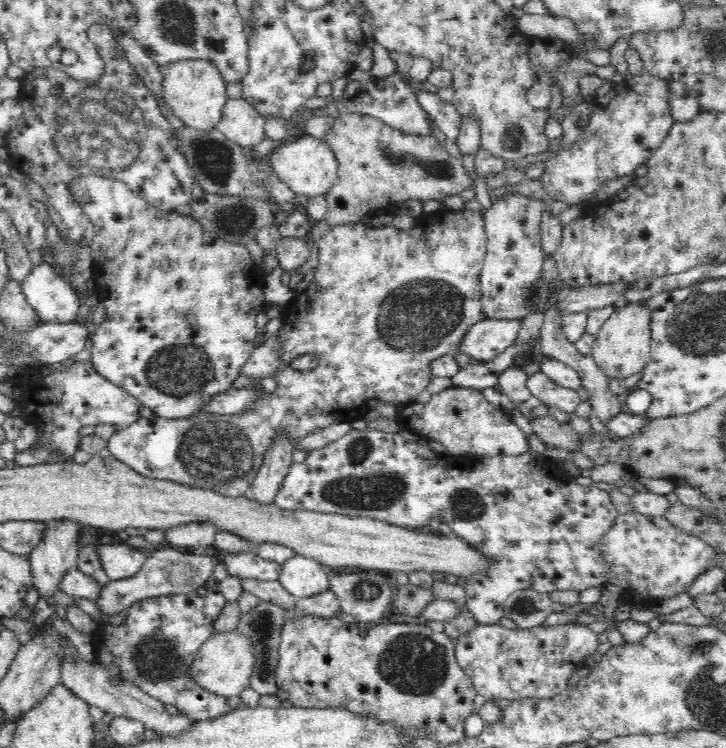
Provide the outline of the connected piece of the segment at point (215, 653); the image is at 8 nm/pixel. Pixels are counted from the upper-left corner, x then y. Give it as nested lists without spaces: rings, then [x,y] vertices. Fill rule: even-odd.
[[[236,631],[215,632],[193,655],[184,677],[188,677],[192,684],[198,685],[205,692],[212,693],[212,696],[226,699],[238,696],[249,687],[252,664],[254,664],[254,655],[250,653],[246,637]]]

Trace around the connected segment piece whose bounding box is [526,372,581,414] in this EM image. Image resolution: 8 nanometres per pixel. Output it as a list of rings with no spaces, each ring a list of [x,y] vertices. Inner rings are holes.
[[[542,372],[527,375],[526,385],[528,390],[549,407],[555,406],[562,412],[574,413],[581,400],[578,393],[559,386]]]

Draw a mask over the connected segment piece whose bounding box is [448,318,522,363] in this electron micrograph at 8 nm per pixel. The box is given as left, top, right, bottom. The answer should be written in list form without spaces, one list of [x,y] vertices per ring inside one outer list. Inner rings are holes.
[[[485,318],[481,322],[476,322],[464,332],[456,348],[448,354],[466,354],[472,362],[490,362],[513,344],[521,321]]]

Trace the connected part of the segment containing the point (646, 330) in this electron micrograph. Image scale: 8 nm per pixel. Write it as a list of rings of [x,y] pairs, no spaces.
[[[646,300],[626,303],[615,310],[595,334],[591,352],[595,363],[609,379],[630,377],[645,369],[651,358],[651,323],[654,316],[651,304]]]

